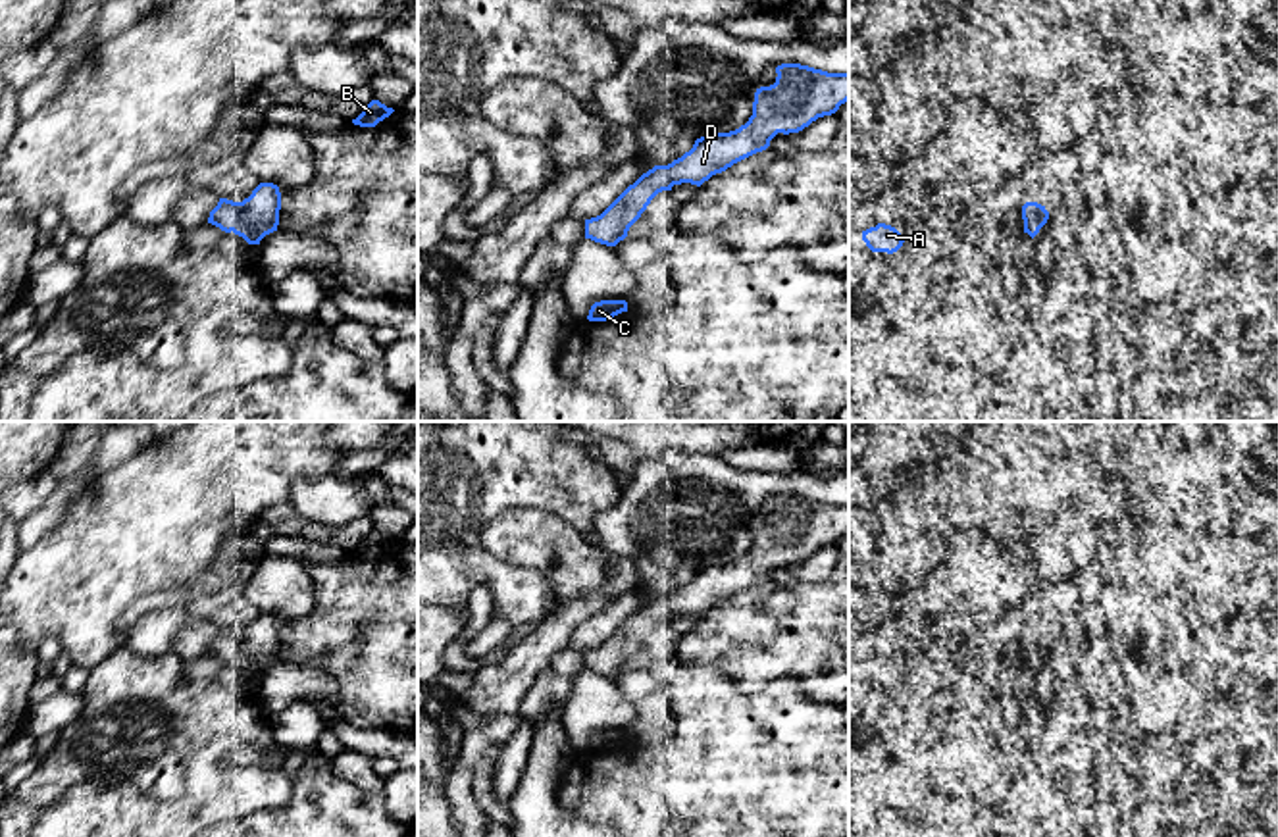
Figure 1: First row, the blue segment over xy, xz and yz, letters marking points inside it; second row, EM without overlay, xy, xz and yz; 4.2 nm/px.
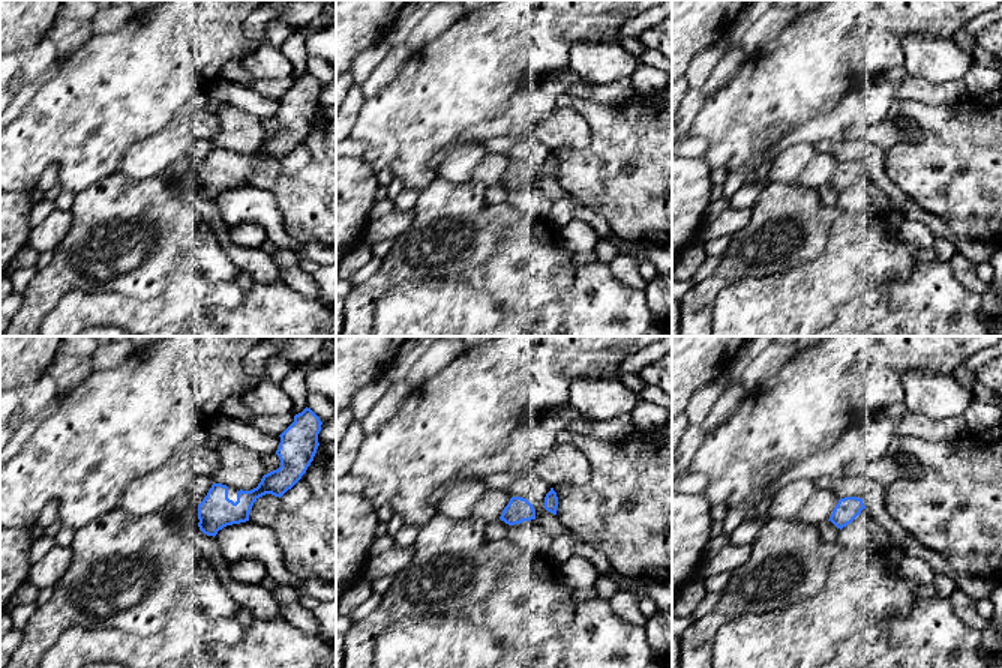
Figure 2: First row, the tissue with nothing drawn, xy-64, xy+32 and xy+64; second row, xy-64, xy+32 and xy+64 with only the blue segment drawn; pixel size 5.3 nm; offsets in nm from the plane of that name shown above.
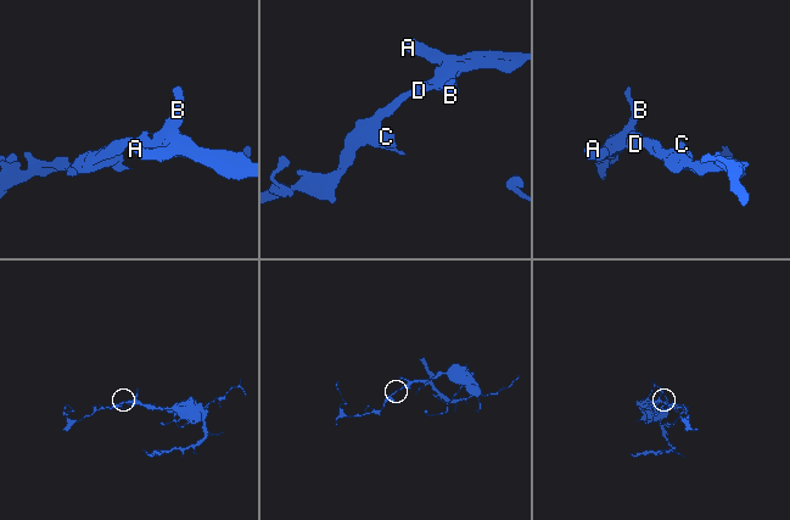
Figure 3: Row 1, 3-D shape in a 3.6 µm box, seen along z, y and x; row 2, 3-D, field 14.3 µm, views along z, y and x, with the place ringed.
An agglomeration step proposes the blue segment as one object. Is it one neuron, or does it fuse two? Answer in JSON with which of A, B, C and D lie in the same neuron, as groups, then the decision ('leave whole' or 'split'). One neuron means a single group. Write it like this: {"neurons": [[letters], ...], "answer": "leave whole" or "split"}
{"neurons": [["A", "B", "C", "D"]], "answer": "leave whole"}

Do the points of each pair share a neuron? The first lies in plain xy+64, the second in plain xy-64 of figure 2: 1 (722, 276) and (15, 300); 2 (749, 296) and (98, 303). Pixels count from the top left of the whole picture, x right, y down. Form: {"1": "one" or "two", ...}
{"1": "two", "2": "one"}

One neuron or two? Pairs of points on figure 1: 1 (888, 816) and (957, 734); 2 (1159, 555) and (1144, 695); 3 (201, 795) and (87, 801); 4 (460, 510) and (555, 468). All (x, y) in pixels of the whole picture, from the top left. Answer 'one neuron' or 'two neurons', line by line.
1: one neuron
2: two neurons
3: one neuron
4: one neuron

